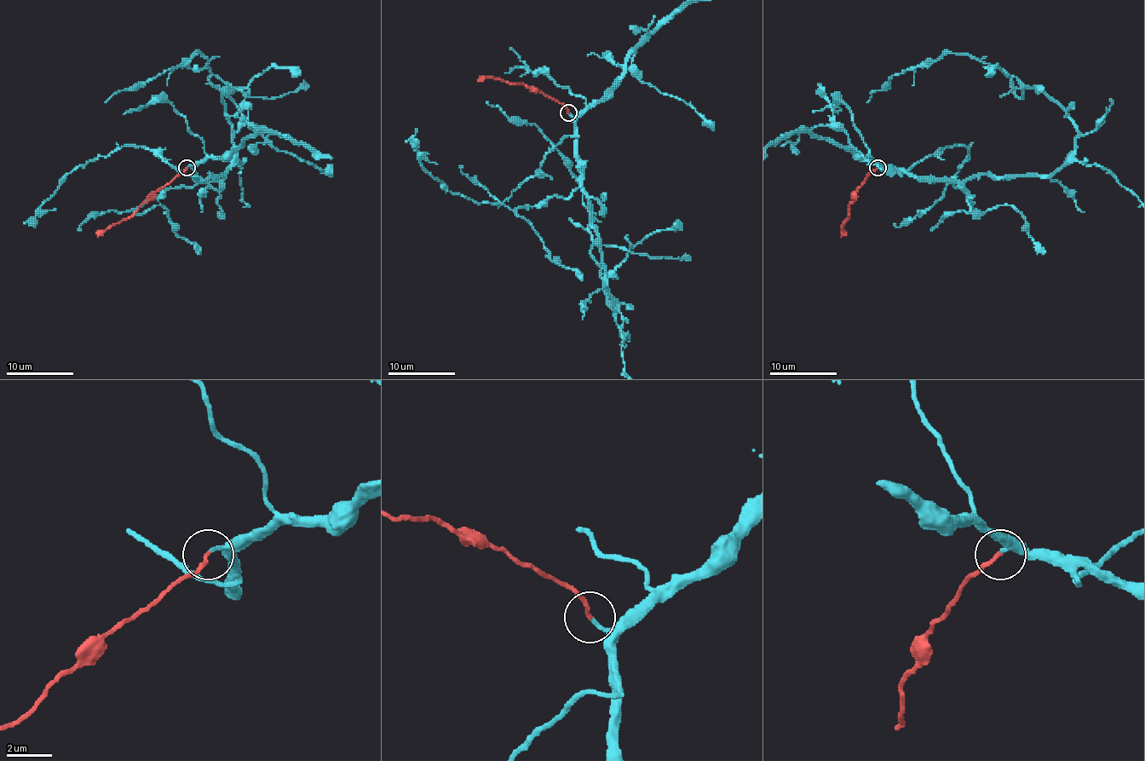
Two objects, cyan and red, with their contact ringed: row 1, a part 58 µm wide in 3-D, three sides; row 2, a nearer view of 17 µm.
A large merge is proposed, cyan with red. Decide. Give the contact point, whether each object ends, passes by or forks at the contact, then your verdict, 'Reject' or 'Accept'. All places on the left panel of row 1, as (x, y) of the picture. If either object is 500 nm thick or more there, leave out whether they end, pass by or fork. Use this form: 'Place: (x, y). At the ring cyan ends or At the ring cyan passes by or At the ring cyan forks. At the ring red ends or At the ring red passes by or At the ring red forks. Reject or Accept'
Place: (186, 167). At the ring cyan ends. At the ring red ends. Accept

